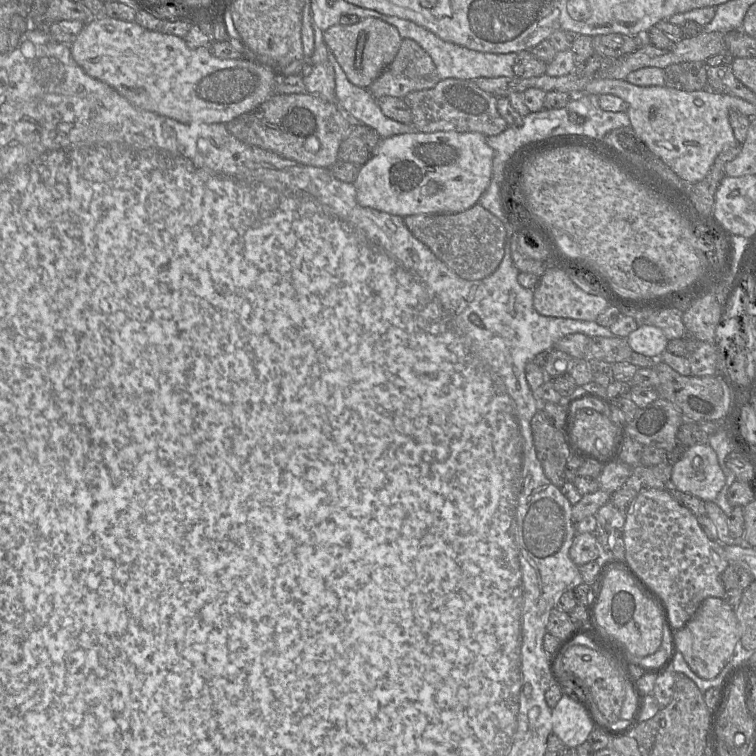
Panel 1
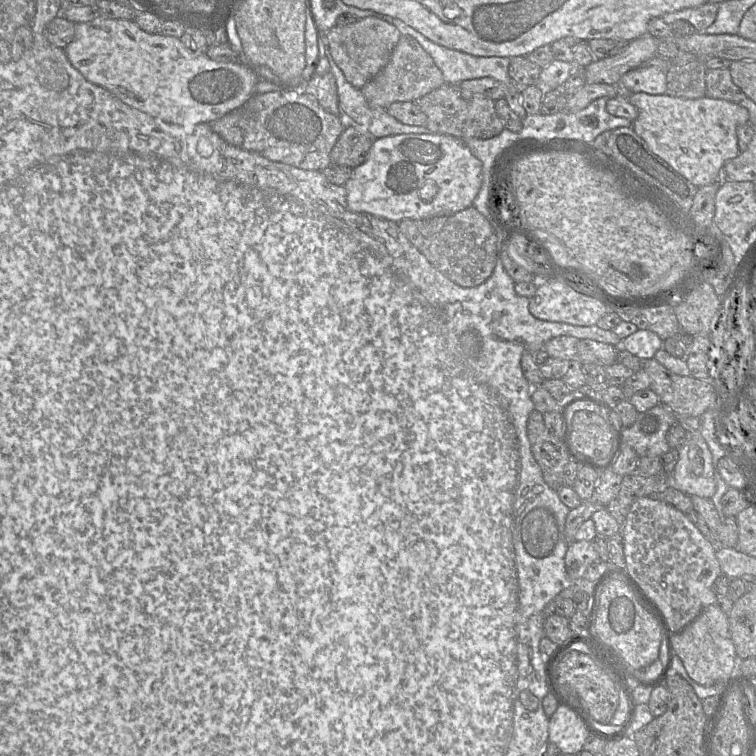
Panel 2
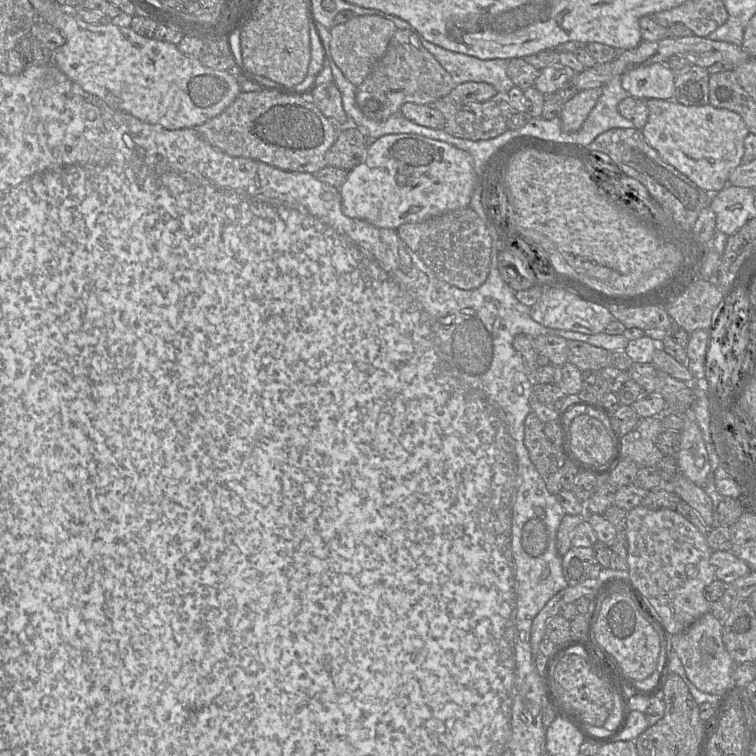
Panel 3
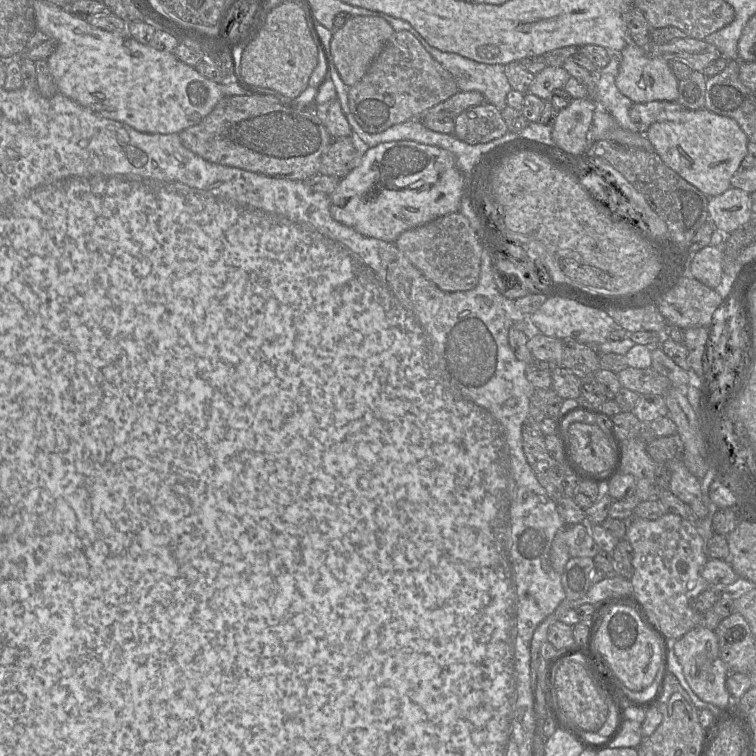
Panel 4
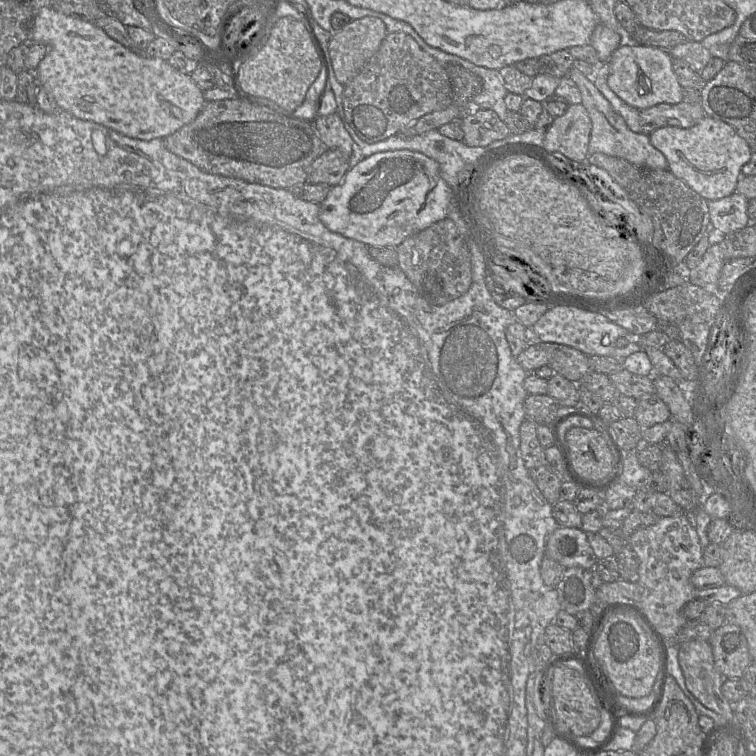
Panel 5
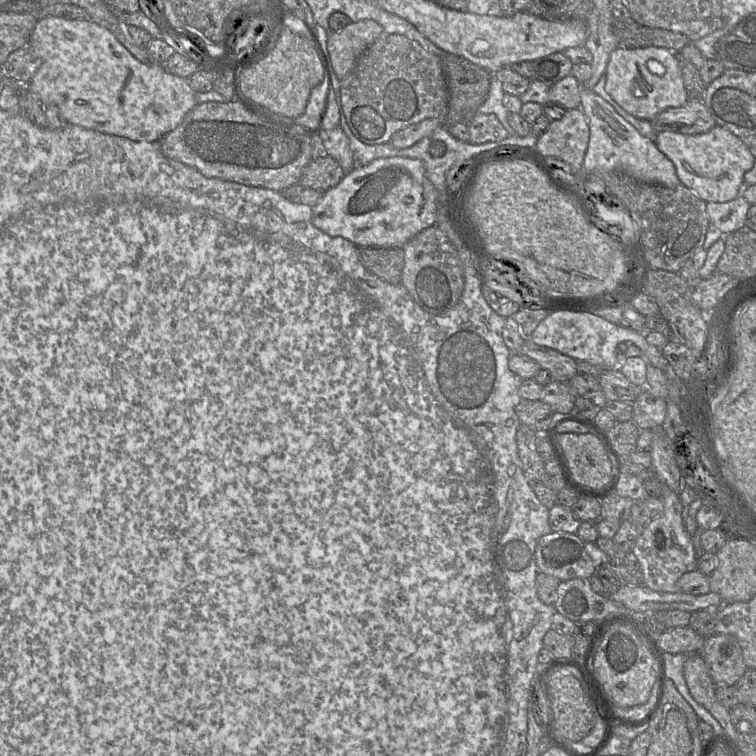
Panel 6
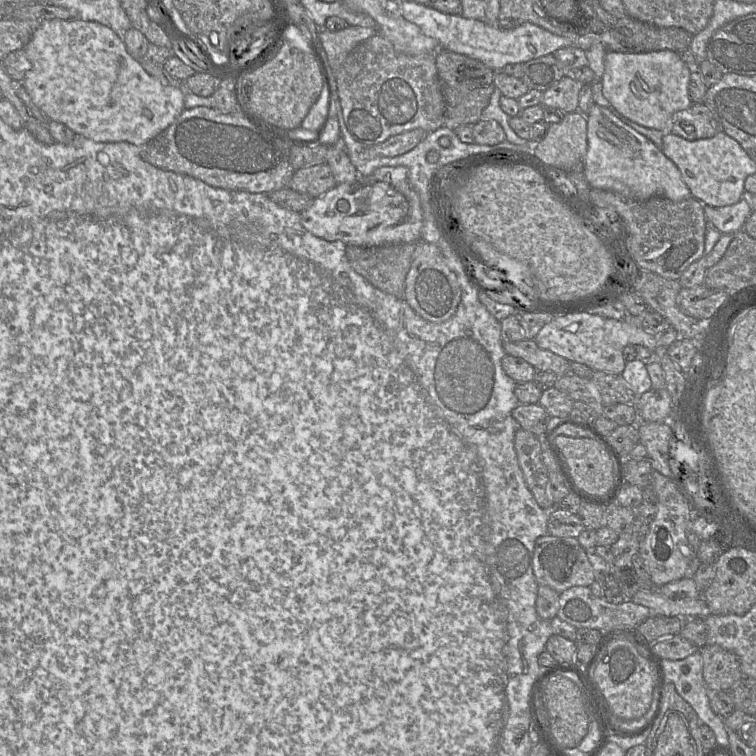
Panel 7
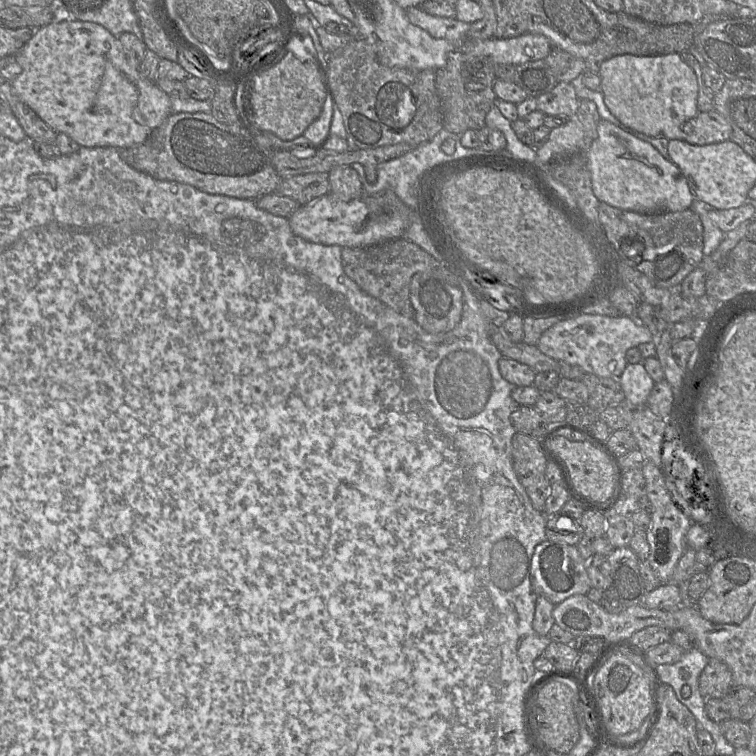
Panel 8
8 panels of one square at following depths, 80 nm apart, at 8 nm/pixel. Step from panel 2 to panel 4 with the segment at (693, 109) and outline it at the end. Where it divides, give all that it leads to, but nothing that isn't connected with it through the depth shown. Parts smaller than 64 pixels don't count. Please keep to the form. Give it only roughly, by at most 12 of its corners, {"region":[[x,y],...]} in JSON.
{"region":[[706,108],[645,133],[707,197],[741,169],[749,139]]}

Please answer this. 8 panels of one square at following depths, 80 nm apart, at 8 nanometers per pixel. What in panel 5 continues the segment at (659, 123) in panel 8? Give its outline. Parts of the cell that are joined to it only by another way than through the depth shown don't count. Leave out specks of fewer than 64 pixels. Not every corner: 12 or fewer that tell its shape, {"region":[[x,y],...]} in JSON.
{"region":[[624,41],[607,84],[638,110],[683,101],[668,51]]}

